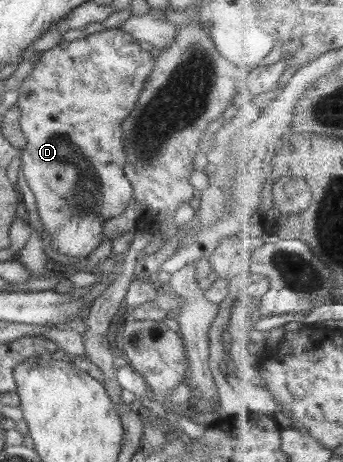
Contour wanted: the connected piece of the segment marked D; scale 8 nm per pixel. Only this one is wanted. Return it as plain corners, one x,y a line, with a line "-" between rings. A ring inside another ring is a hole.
119,27
112,29
103,29
96,33
87,34
83,38
75,39
74,41
61,41
59,44
51,49
47,49
41,53
41,57
35,63
33,70
29,75
21,81
18,87
19,96
17,97
16,105
20,111
19,125
23,135
26,139
26,144
22,147
19,158
20,168
23,172
25,182
34,195
36,203
36,211
43,227
47,229
47,232
51,236
51,249
55,249
60,255
60,259
63,261
71,261
76,259
83,260
87,254
91,253
102,238
102,224
116,215
119,215
125,207
131,206
132,203
132,187
129,181
123,174
123,165
125,165
125,158
123,158
124,152
122,151
123,145
121,145
122,131
120,123
124,120
124,117
129,115
135,107
135,103
143,89
143,85
147,80
147,77
153,70
153,55
147,51
141,49
139,43
130,37
127,33
124,33

